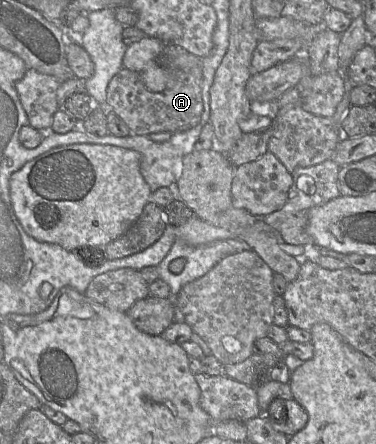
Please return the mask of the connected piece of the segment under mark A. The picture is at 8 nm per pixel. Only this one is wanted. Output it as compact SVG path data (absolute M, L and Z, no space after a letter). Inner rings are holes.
M165 43L159 57L168 70L168 83L160 92L150 91L143 84L139 73L122 68L107 86L106 105L130 129L131 135L148 136L151 133L177 133L196 127L204 110L202 99L202 58L186 49Z

